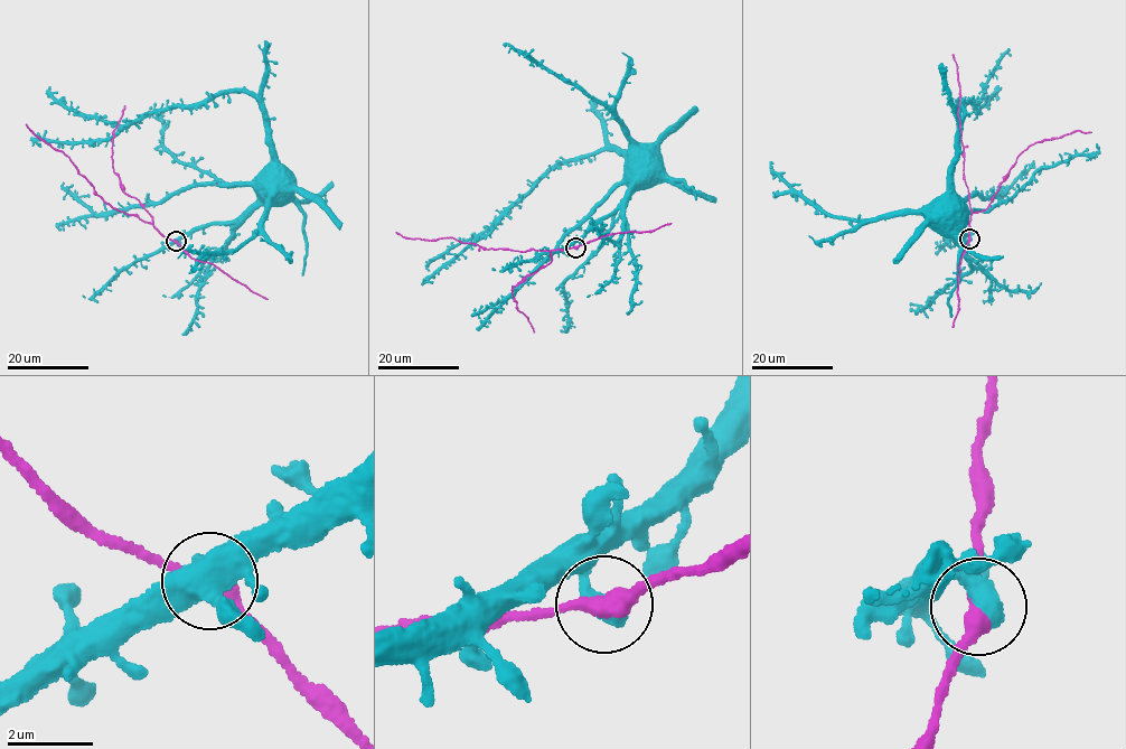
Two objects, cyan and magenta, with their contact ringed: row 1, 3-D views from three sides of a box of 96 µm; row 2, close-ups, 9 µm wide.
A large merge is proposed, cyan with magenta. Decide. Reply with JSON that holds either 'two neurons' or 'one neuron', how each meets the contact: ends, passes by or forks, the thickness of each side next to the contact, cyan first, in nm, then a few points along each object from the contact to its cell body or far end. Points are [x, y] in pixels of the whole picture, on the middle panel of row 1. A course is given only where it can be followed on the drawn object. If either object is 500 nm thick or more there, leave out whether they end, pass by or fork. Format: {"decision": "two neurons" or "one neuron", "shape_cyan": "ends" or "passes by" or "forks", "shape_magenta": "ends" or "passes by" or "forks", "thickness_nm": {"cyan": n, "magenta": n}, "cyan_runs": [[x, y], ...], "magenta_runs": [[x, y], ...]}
{"decision": "one neuron", "thickness_nm": {"cyan": 500, "magenta": 420}, "cyan_runs": [[574, 247], [575, 242], [585, 237], [596, 222], [617, 212], [636, 177], [632, 159], [640, 150]], "magenta_runs": [[575, 247], [541, 251], [486, 249], [450, 236], [430, 240], [395, 232]]}

